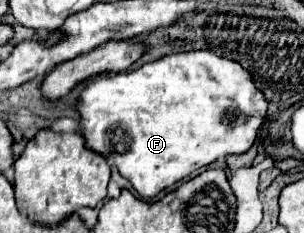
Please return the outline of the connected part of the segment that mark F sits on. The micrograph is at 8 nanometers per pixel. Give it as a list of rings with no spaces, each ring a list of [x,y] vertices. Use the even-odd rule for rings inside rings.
[[[188,51],[166,55],[132,73],[96,77],[82,91],[78,109],[82,113],[82,135],[86,147],[110,159],[118,171],[130,179],[140,197],[150,199],[172,183],[210,165],[218,157],[248,151],[266,119],[268,101],[262,91],[254,87],[250,71],[238,61],[218,57],[210,51]]]

